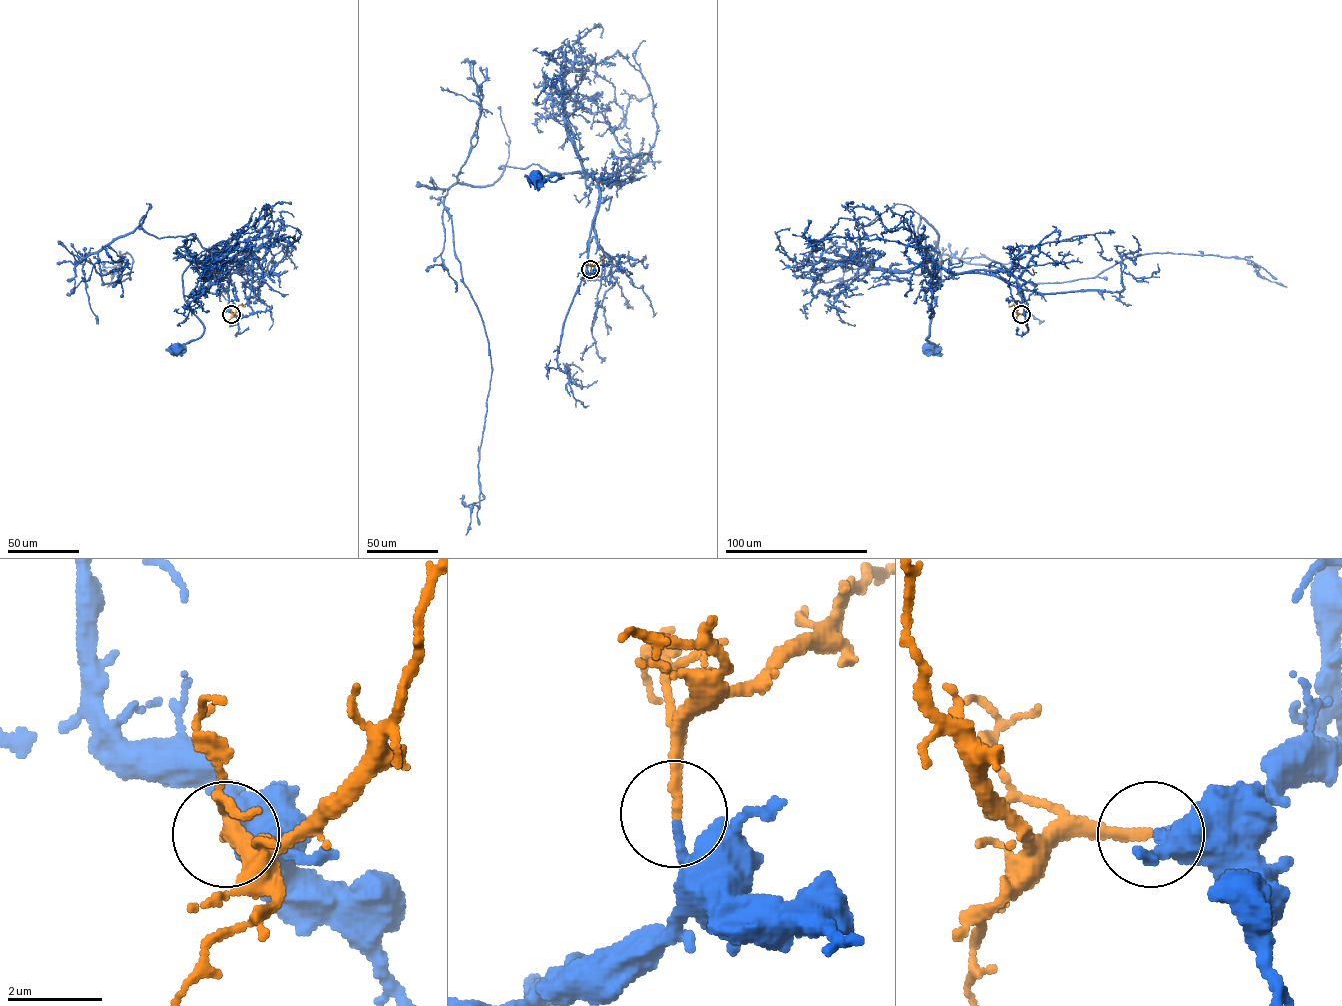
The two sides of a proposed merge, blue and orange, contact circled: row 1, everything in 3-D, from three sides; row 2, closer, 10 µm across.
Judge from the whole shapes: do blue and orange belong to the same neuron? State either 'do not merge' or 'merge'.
merge

